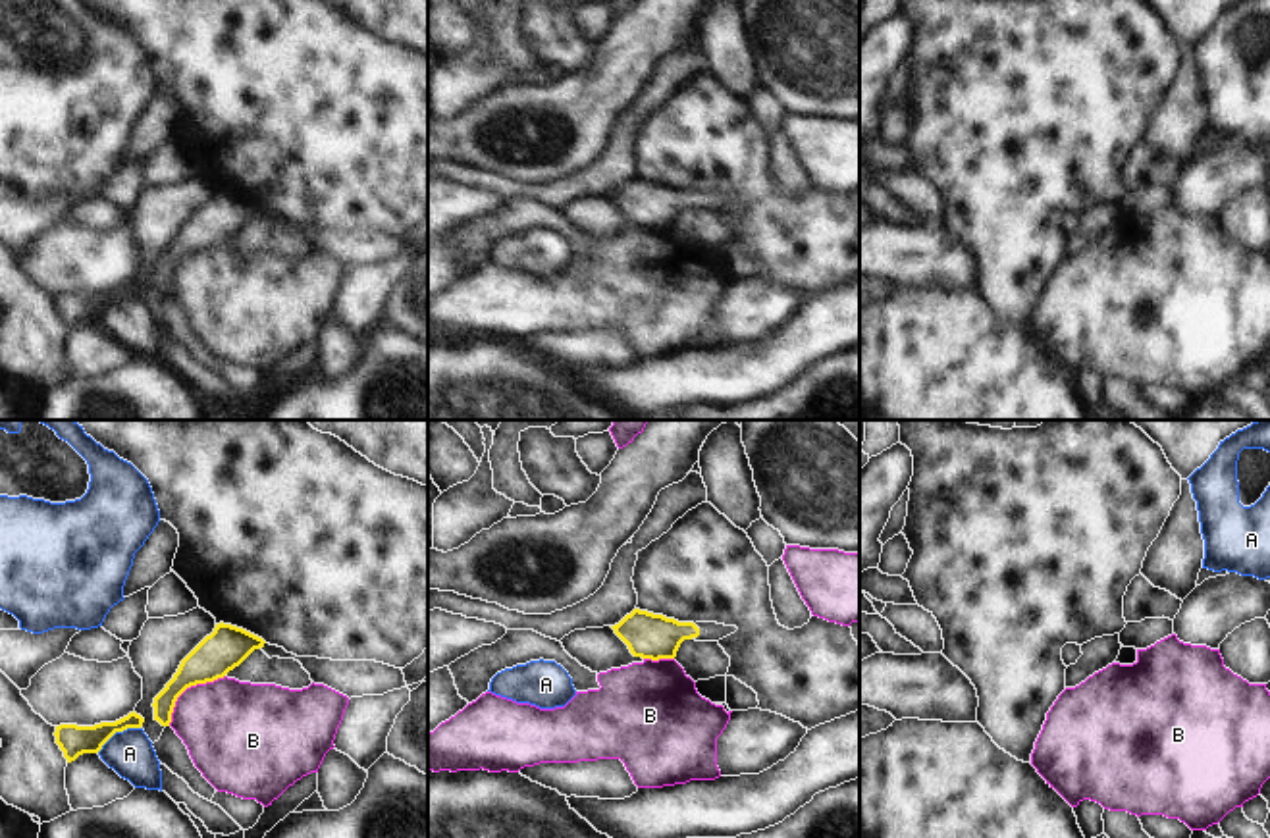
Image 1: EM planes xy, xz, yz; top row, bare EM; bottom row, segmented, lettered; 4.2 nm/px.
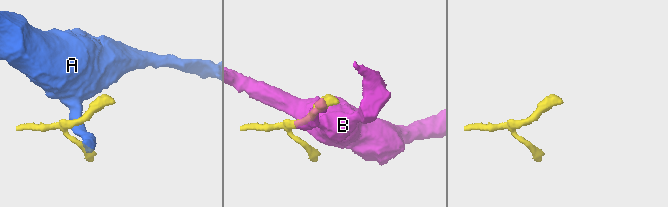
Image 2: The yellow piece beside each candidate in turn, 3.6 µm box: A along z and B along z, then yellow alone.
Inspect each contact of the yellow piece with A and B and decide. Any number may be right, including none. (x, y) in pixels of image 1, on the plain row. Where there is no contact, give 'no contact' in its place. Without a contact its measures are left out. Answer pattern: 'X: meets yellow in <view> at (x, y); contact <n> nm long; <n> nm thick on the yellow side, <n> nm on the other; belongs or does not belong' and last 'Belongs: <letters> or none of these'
A: meets yellow in xy at (118, 299); contact 220 nm long; 130 nm thick on the yellow side, 190 nm on the other; does not belong
B: meets yellow in xy at (187, 255); contact 320 nm long; 180 nm thick on the yellow side, 400 nm on the other; does not belong
Belongs: none of these

